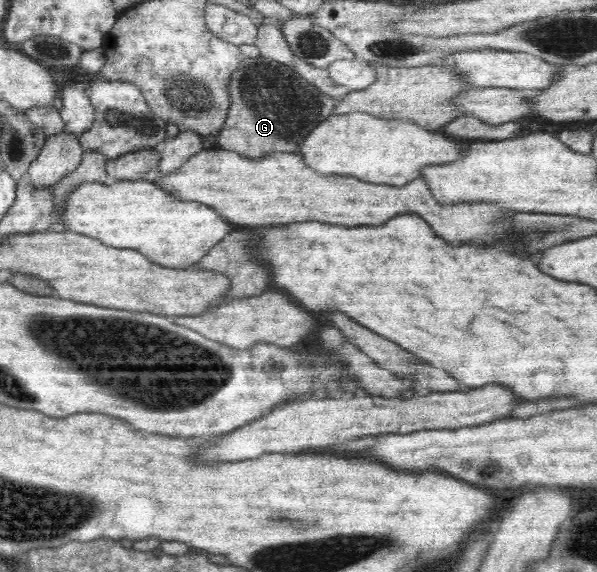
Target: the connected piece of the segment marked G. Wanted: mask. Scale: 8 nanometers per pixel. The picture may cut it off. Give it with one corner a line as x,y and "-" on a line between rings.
262,55
244,57
231,76
232,106
219,130
219,145
222,150
248,159
259,159
271,152
300,152
307,140
304,136
310,136
324,116
329,117
331,112
324,114
324,108
336,108
338,102
318,92
314,84
301,78
292,67

